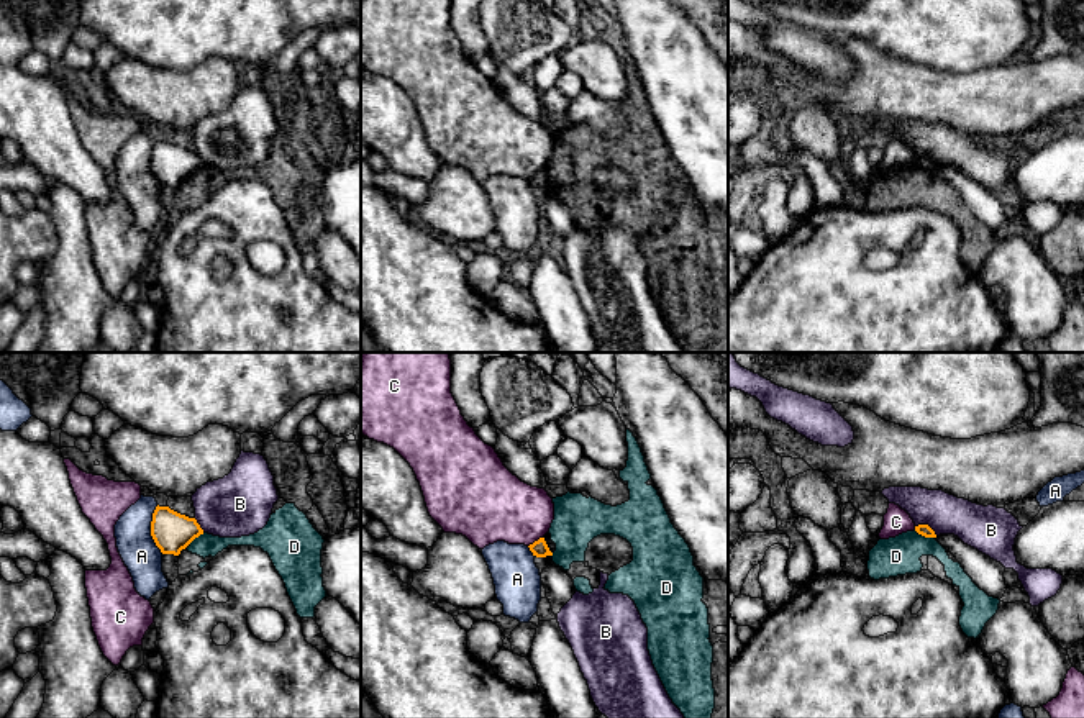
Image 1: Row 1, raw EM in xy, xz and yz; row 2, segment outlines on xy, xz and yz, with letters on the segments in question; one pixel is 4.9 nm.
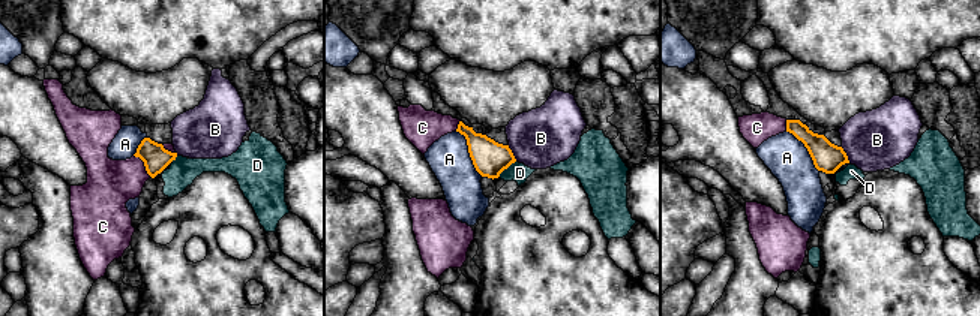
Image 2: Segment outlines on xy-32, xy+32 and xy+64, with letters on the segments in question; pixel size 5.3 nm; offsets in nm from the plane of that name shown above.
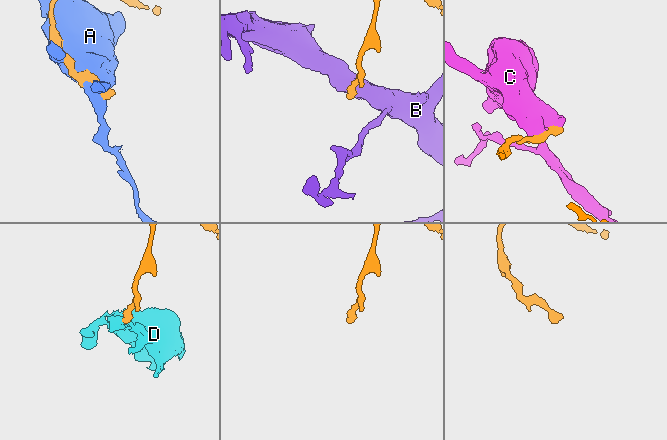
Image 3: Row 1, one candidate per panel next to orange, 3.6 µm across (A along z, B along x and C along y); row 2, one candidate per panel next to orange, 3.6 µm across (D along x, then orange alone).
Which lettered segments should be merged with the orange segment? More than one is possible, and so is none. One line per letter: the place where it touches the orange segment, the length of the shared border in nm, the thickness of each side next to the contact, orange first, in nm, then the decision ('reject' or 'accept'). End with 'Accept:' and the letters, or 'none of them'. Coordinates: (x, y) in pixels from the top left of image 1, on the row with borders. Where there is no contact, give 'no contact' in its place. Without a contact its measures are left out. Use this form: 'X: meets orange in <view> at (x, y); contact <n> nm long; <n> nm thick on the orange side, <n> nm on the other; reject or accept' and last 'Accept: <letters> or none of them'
A: meets orange in xy at (151, 530); contact 240 nm long; 190 nm thick on the orange side, 180 nm on the other; reject
B: meets orange in yz at (927, 525); contact 120 nm long; 60 nm thick on the orange side, 200 nm on the other; reject
C: meets orange in xz at (535, 541); contact 90 nm long; 80 nm thick on the orange side, 340 nm on the other; reject
D: meets orange in yz at (924, 535); contact 110 nm long; 60 nm thick on the orange side, 190 nm on the other; reject
Accept: none of them

